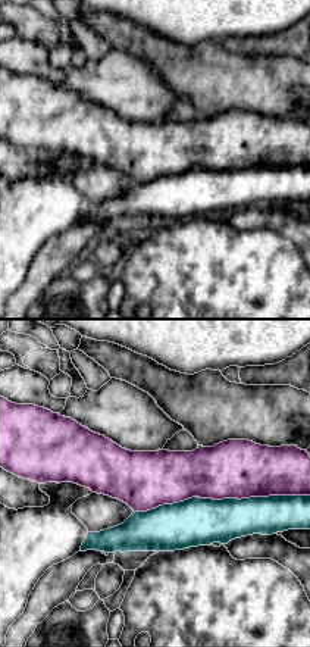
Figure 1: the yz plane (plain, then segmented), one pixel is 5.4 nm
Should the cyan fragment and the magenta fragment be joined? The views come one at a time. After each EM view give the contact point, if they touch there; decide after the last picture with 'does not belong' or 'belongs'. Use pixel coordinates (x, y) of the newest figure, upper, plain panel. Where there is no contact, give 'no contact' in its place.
meets cyan at (222, 169)

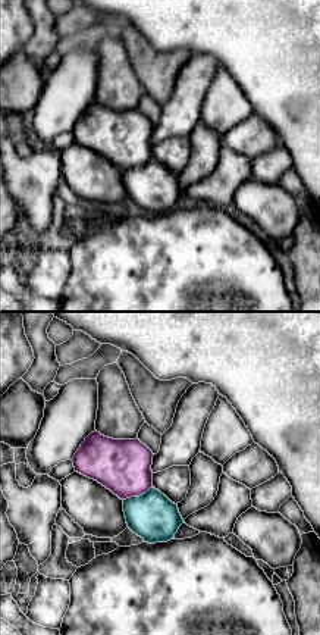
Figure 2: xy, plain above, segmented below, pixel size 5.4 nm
meets cyan at (140, 166)

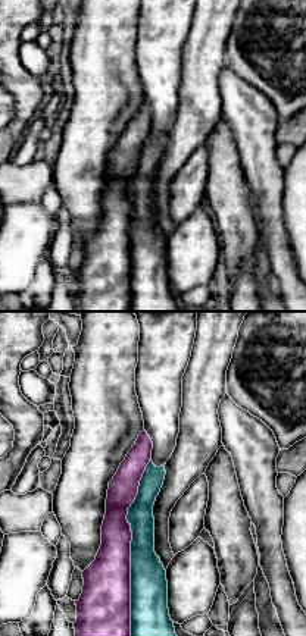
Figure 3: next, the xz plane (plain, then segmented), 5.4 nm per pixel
meets cyan at (131, 221)

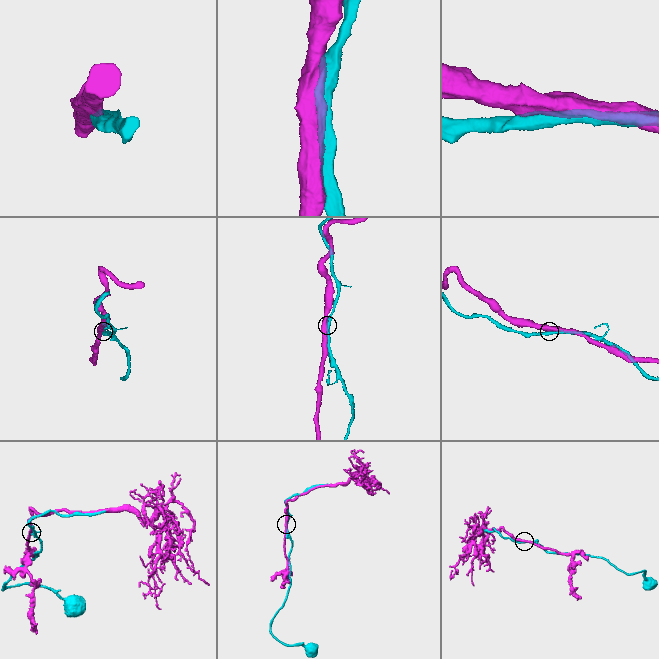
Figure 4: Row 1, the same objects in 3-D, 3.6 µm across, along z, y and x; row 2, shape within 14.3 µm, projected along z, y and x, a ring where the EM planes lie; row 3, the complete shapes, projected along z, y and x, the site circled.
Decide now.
belongs

